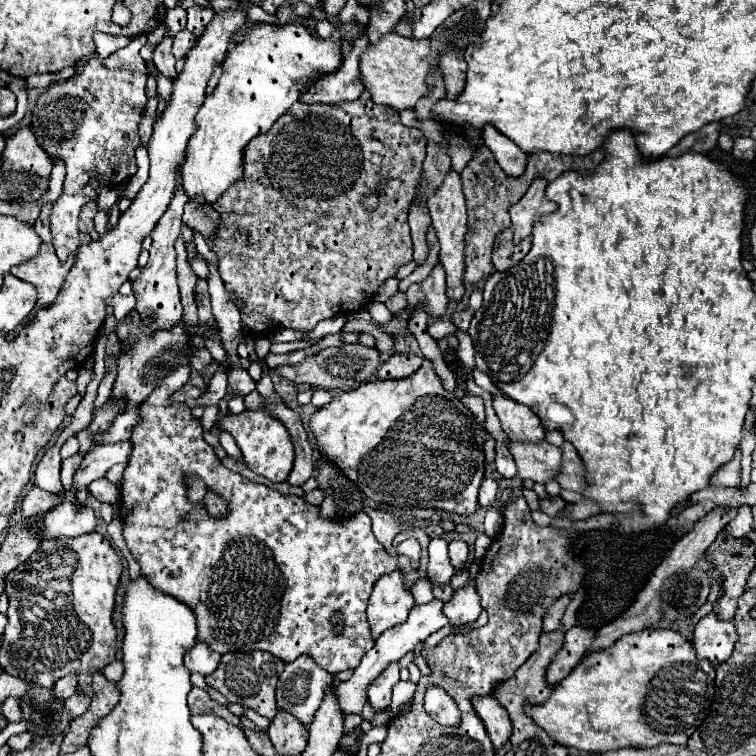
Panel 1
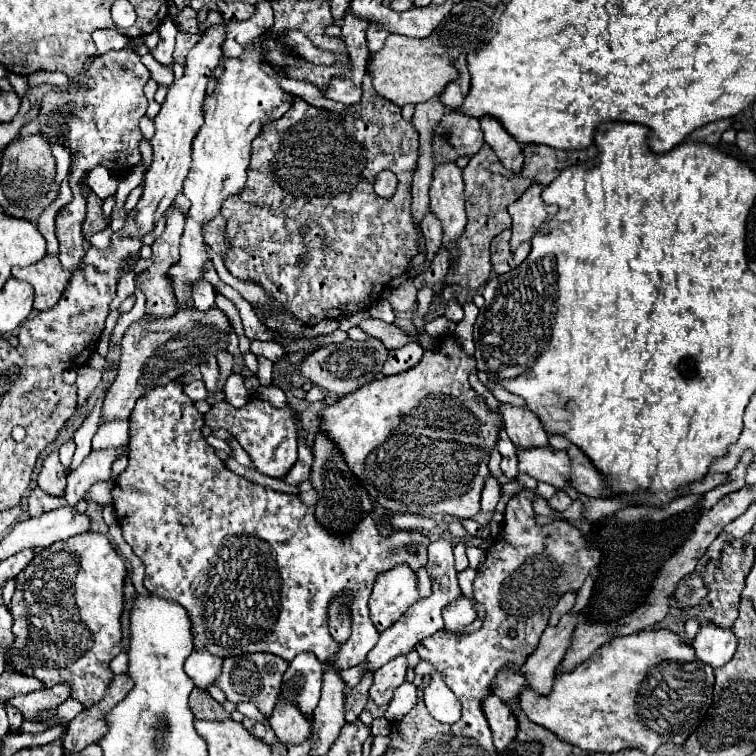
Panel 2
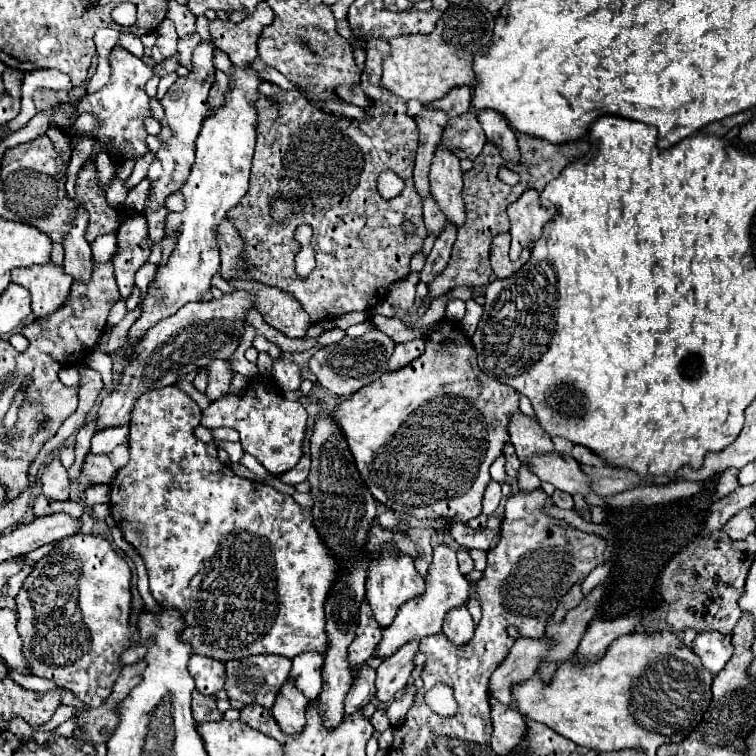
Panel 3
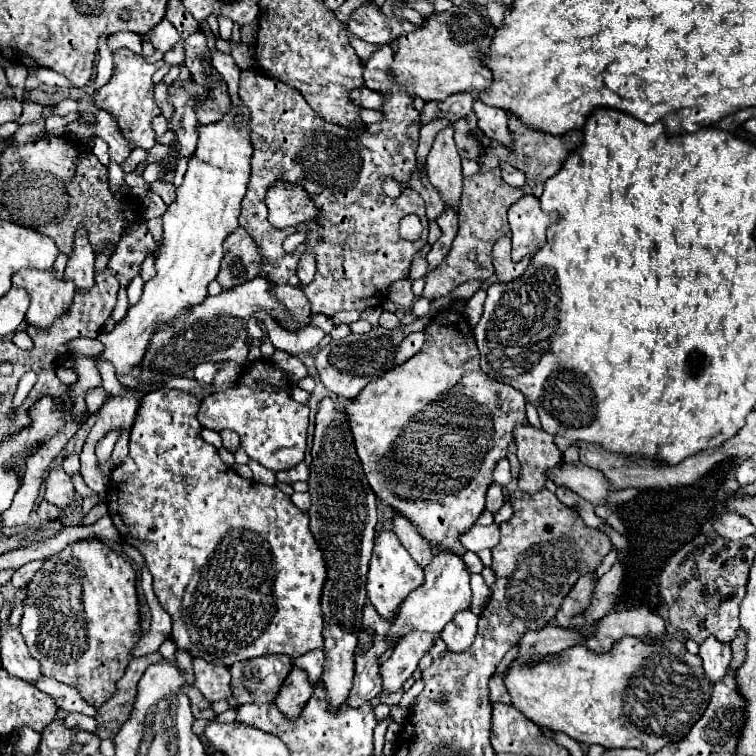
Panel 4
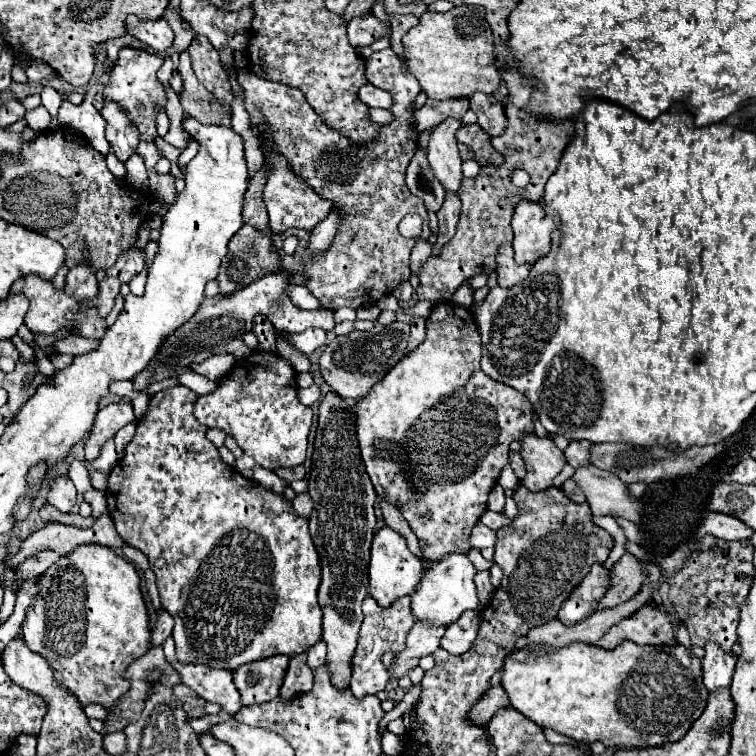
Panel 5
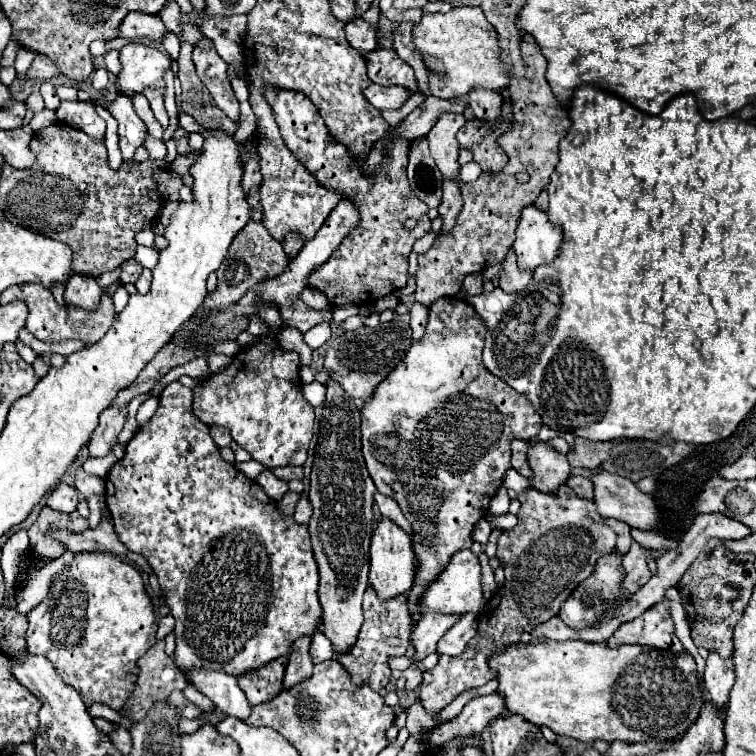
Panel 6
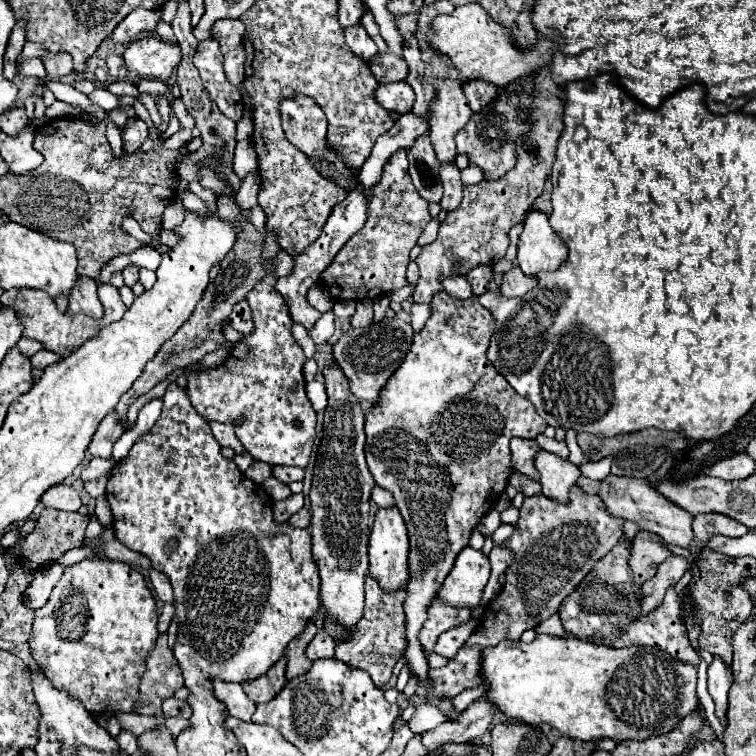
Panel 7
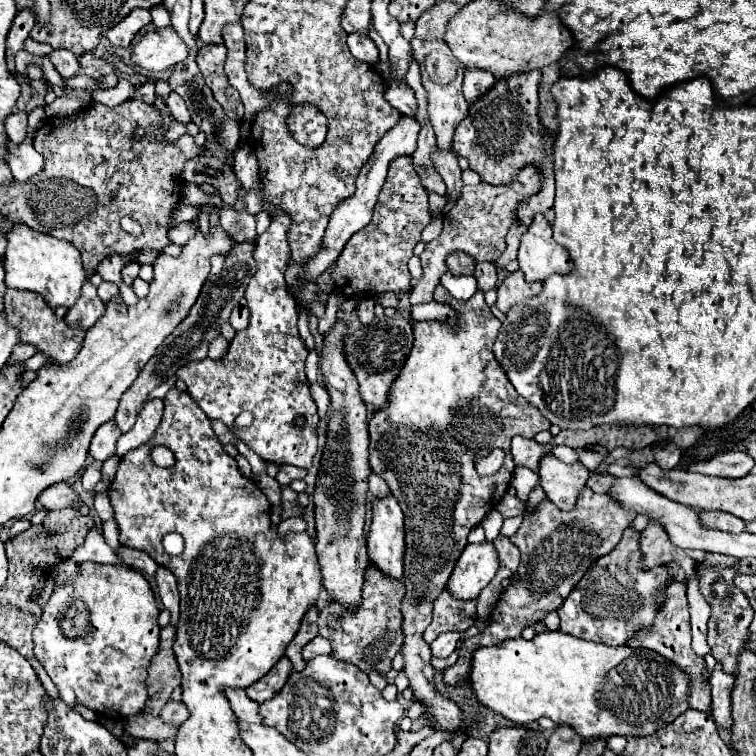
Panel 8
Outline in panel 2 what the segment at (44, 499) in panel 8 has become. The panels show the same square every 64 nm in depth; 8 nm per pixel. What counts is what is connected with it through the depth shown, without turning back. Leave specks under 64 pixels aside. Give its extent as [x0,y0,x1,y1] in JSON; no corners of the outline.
[38,452,66,496]

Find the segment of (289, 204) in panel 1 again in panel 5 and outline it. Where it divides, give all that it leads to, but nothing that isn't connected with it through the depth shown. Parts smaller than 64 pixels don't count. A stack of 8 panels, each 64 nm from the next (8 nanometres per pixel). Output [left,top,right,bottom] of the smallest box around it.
[238,48,432,310]

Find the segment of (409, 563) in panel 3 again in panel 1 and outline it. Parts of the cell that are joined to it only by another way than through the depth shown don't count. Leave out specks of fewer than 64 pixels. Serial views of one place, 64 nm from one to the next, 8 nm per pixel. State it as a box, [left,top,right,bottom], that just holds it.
[368,570,414,640]

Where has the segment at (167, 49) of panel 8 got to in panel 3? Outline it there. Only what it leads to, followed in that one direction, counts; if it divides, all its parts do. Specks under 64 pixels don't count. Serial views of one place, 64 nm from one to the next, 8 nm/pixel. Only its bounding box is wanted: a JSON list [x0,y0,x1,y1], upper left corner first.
[50,46,154,164]

